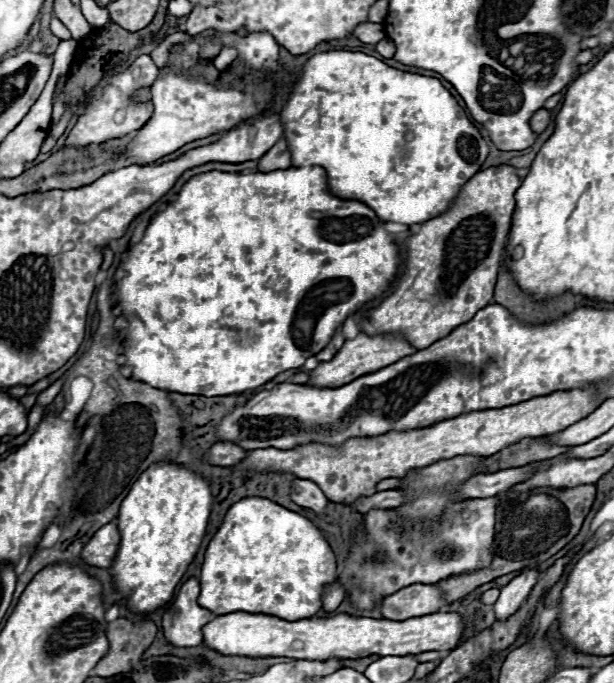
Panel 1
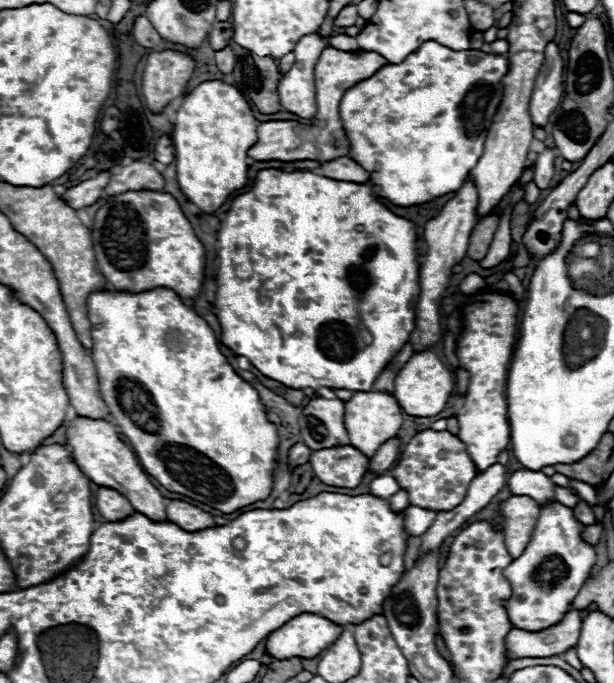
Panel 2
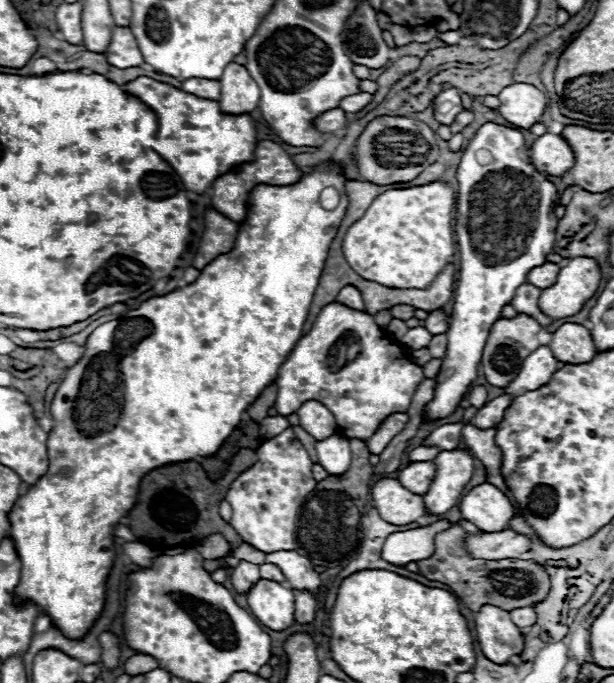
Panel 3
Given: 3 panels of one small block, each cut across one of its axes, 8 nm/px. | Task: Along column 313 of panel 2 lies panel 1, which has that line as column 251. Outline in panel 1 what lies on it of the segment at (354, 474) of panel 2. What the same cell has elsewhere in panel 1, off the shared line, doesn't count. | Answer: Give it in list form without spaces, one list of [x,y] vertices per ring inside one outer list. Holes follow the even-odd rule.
[[[596,386],[574,388],[564,392],[552,392],[548,396],[538,396],[516,406],[500,410],[482,410],[462,414],[452,420],[436,422],[428,428],[416,428],[406,432],[388,432],[376,438],[352,438],[340,448],[306,444],[292,450],[278,448],[258,448],[248,452],[248,456],[236,464],[236,468],[246,470],[274,470],[274,472],[292,472],[298,478],[316,482],[330,502],[354,504],[364,496],[372,496],[376,484],[384,478],[402,478],[414,468],[424,468],[438,460],[454,456],[490,456],[502,450],[508,444],[518,442],[526,436],[546,436],[560,432],[578,420],[586,418],[598,406]]]

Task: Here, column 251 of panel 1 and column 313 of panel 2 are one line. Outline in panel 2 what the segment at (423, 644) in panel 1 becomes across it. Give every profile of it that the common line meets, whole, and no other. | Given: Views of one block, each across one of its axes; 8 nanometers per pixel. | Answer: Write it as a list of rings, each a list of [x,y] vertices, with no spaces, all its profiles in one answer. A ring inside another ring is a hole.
[[[304,612],[264,638],[264,648],[270,658],[288,660],[292,656],[314,658],[320,654],[344,628],[312,612]]]

